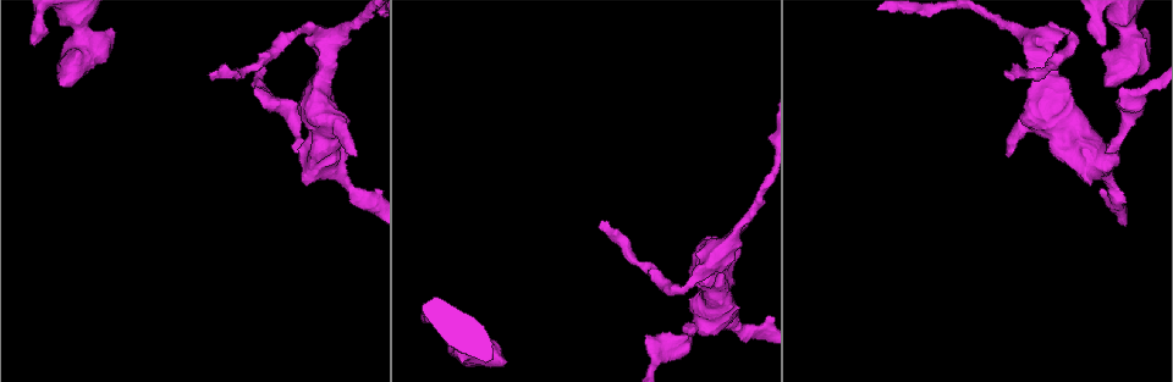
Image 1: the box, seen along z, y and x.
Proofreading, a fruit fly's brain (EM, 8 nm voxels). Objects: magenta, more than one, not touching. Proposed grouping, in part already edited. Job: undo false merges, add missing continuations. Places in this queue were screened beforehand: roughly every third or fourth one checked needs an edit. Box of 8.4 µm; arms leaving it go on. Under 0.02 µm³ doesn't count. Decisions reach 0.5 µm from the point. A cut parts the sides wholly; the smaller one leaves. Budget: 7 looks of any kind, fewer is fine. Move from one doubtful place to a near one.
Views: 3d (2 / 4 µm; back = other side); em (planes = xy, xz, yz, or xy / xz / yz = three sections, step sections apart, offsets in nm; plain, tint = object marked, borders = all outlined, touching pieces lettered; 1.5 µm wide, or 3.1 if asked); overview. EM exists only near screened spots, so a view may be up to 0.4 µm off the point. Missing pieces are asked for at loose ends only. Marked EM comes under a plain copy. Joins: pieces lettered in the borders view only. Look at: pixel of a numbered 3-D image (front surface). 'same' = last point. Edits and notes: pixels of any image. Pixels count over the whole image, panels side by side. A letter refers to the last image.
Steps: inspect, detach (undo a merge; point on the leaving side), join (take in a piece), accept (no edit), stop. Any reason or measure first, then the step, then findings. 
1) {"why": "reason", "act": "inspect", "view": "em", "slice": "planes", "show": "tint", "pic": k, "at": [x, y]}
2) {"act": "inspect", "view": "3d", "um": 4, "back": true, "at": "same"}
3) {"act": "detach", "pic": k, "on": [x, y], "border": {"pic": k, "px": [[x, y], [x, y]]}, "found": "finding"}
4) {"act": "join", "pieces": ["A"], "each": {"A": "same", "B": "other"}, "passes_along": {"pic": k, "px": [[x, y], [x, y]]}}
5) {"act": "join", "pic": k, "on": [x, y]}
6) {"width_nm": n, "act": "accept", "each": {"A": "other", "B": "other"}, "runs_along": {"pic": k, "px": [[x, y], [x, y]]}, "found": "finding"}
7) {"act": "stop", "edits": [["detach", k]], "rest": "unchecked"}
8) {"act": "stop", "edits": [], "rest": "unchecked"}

{"act": "inspect", "view": "em", "slice": "planes", "show": "borders", "pic": 1, "at": [747, 226]}

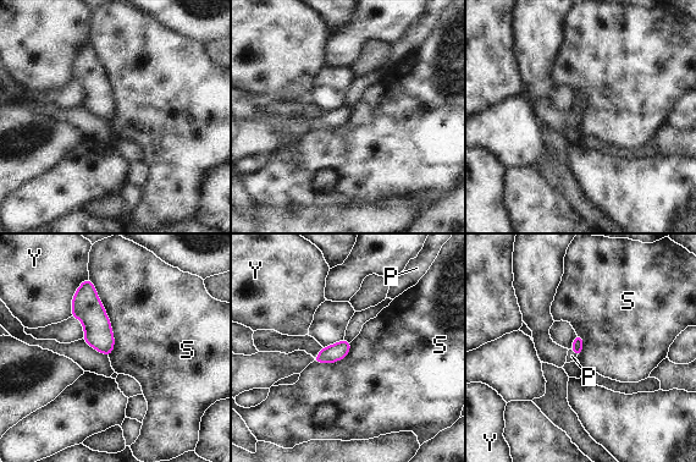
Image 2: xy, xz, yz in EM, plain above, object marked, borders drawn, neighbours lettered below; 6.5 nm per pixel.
{"act": "join", "pic": 2, "on": [572, 356], "each": {"P": "same", "S": "other", "Y": "other"}, "passes_along": {"pic": 2, "px": [[576, 347], [573, 351], [572, 356]]}, "found": "the neuron continues"}

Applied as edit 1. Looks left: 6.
{"why": "see it whole again", "act": "inspect", "view": "overview"}

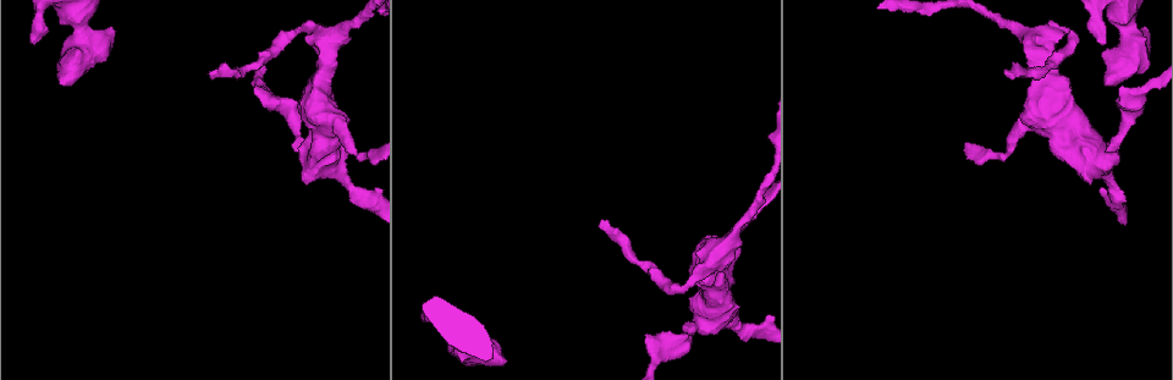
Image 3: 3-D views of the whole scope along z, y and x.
{"why": "end of a long branch", "act": "inspect", "view": "em", "slice": "planes", "show": "borders", "pic": 3, "at": [1005, 71]}

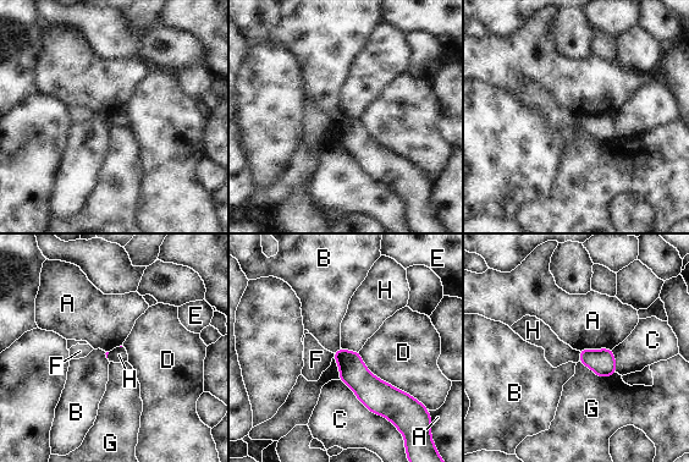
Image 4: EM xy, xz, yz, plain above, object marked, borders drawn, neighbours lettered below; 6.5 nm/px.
{"longest_contact_nm": ["D", 500], "act": "accept", "each": {"A": "other", "B": "other", "C": "other", "D": "other", "E": "other", "F": "other", "G": "other", "H": "other"}, "border": {"pic": 4, "px": [[611, 348], [583, 348], [579, 351]]}, "found": "none of them fits"}

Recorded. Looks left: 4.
{"why": "abrupt turn", "act": "inspect", "view": "em", "slice": "xy", "step": 4, "show": "borders", "pic": 3, "at": [685, 286]}

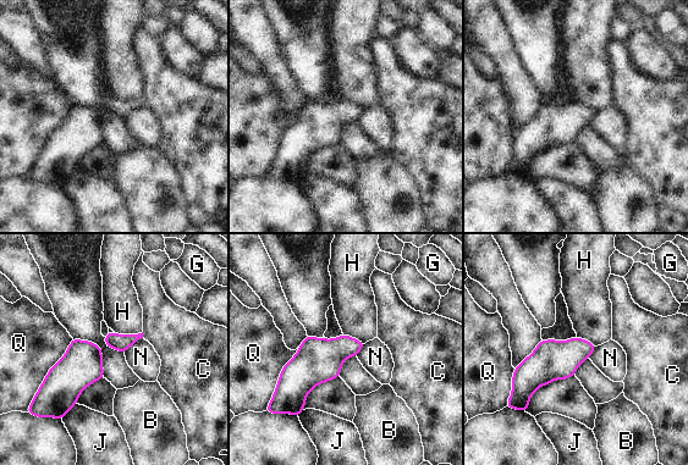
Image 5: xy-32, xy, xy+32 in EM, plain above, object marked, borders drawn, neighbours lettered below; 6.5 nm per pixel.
{"act": "inspect", "view": "em", "slice": "planes", "show": "borders", "at": "same"}

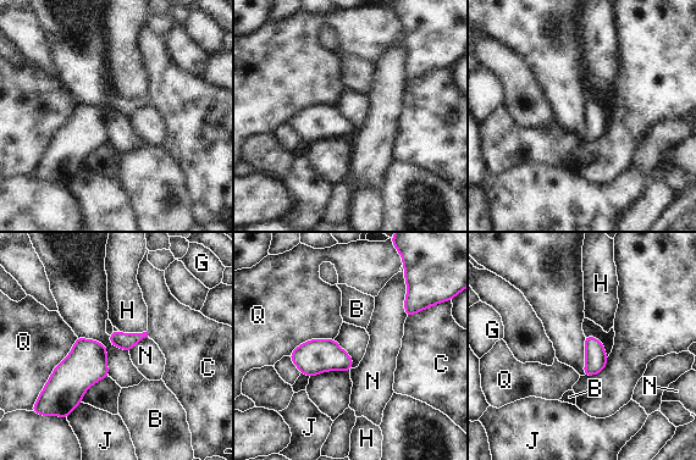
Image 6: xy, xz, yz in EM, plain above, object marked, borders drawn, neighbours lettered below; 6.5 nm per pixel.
{"longest_contact_nm": ["Q", 320], "act": "accept", "each": {"B": "other", "C": "other", "G": "other", "H": "other", "J": "other", "N": "other", "Q": "other"}, "border": {"pic": 6, "px": [[119, 330], [126, 333], [147, 331]]}, "found": "continuous, no second neuron"}

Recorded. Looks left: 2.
{"act": "stop", "edits": [["join", 2]], "rest": "unchecked"}

